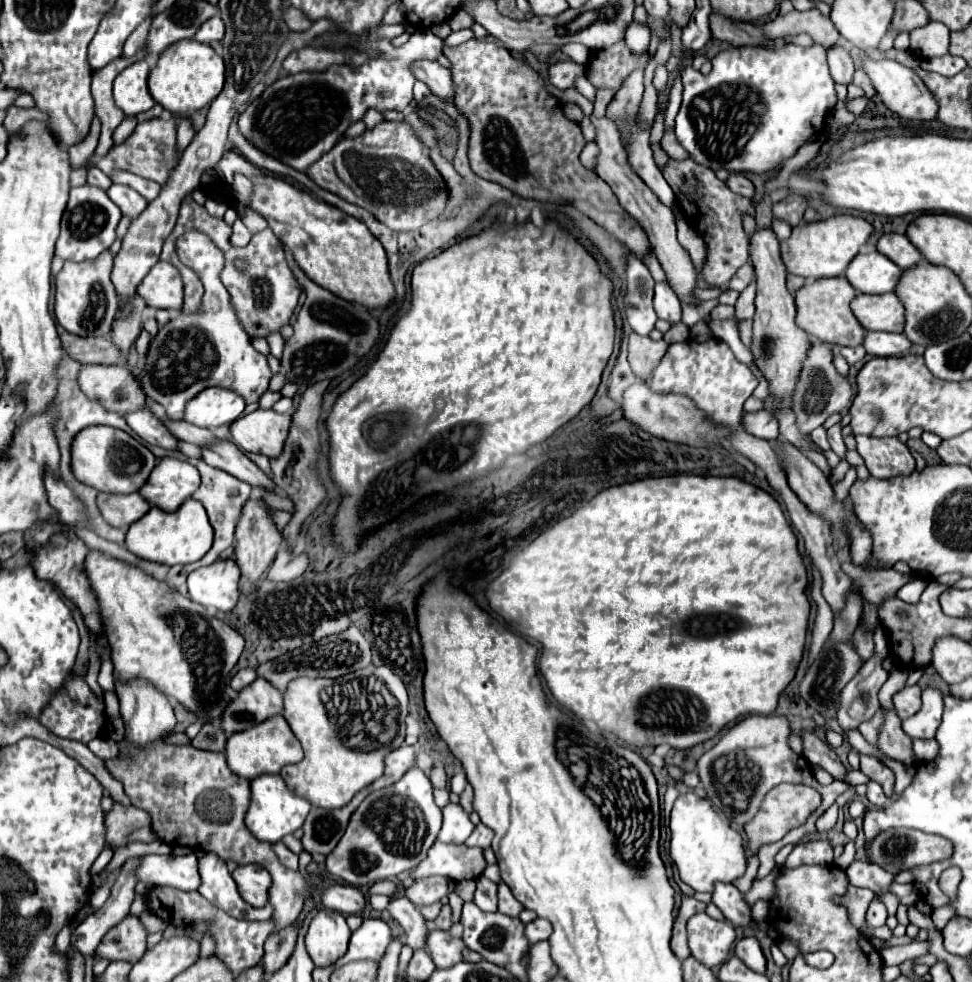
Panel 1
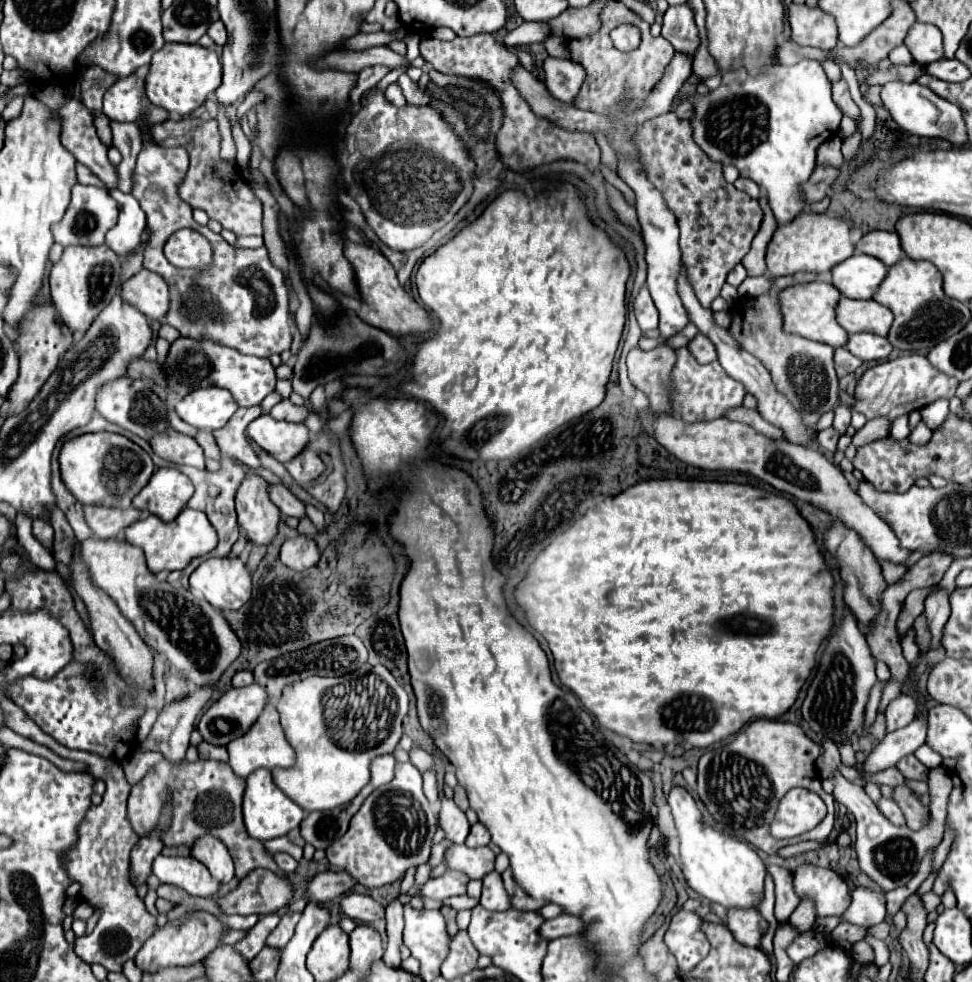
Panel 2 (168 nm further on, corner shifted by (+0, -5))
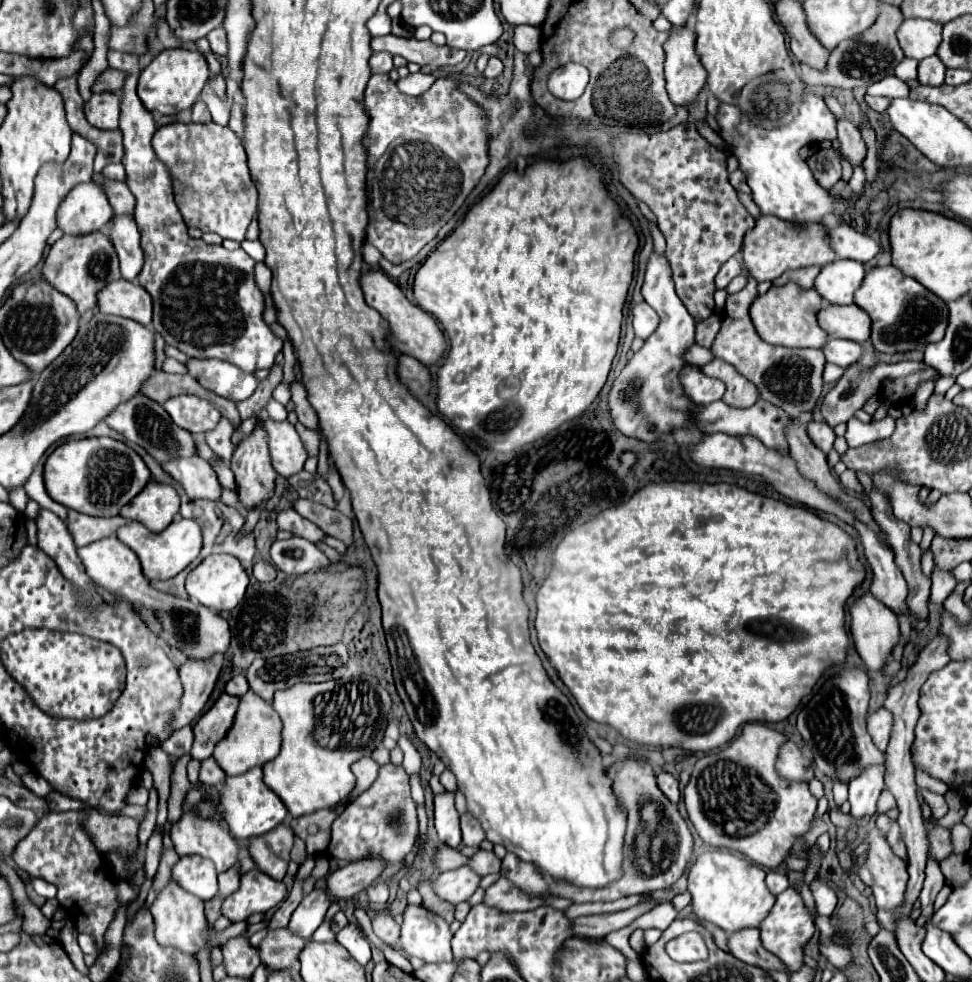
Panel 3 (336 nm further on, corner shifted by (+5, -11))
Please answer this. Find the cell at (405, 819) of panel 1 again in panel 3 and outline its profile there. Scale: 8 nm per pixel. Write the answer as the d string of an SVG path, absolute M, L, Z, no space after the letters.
M386 763L370 789L352 799L332 823L332 841L328 853L340 861L358 861L368 855L380 855L384 863L396 863L412 851L418 837L416 807L410 797L408 775L402 765Z

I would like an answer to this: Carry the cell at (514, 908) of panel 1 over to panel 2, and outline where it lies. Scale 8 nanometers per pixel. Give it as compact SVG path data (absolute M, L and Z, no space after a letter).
M509 869L503 873L503 881L505 881L505 889L507 889L509 897L511 897L513 909L519 909L519 911L537 911L537 909L541 909L545 905L539 899L529 899L529 895L525 895L521 889L517 889Z

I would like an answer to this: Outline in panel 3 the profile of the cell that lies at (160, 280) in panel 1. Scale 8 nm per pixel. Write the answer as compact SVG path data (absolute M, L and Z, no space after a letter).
M118 279L108 283L96 293L96 301L100 313L128 317L142 325L150 325L152 321L152 299L134 281Z

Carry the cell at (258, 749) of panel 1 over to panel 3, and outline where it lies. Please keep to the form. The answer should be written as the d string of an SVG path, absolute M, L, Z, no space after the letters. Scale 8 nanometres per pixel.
M248 691L246 695L240 697L234 725L224 735L224 741L216 745L212 757L226 775L242 775L256 765L264 765L272 761L280 753L280 729L282 729L282 721L278 713L272 709L272 705L262 701L262 697L258 697L254 691Z

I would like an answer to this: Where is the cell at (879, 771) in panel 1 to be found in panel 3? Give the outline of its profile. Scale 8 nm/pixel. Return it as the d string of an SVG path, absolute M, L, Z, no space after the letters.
M934 827L928 831L928 841L930 841L930 855L936 861L942 861L952 855L952 837L948 829Z

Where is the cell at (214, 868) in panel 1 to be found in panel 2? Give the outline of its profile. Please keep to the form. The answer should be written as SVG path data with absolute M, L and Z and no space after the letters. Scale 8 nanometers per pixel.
M201 839L201 843L197 843L197 847L191 847L191 855L201 861L213 879L217 879L221 885L229 883L233 879L233 859L227 851L227 847L223 847L223 843L219 839Z

